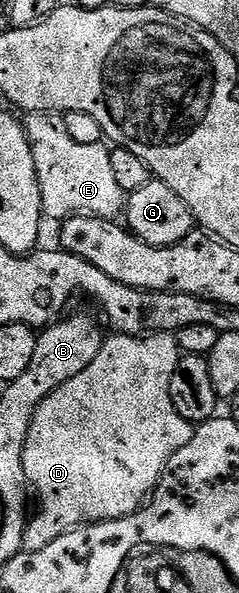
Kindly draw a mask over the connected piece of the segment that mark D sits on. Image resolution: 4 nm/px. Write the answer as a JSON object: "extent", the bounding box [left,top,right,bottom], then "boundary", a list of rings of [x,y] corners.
{"extent":[23,332,195,552],"boundary":[[[151,332],[144,336],[123,336],[121,334],[110,334],[103,339],[100,346],[100,354],[96,354],[95,360],[80,370],[76,378],[68,378],[64,386],[60,386],[48,398],[40,402],[36,414],[32,418],[32,426],[28,430],[26,449],[24,450],[24,470],[26,477],[30,479],[33,491],[36,493],[36,500],[42,503],[42,512],[33,513],[32,519],[27,523],[24,534],[23,549],[28,552],[44,550],[56,538],[60,538],[65,532],[73,528],[81,528],[83,524],[98,524],[102,520],[119,520],[125,516],[139,511],[147,503],[148,497],[158,486],[158,480],[162,477],[162,471],[168,466],[172,454],[181,450],[192,442],[195,425],[190,421],[180,418],[180,410],[172,406],[172,373],[176,371],[176,362],[180,355],[178,337],[173,332]]]}

